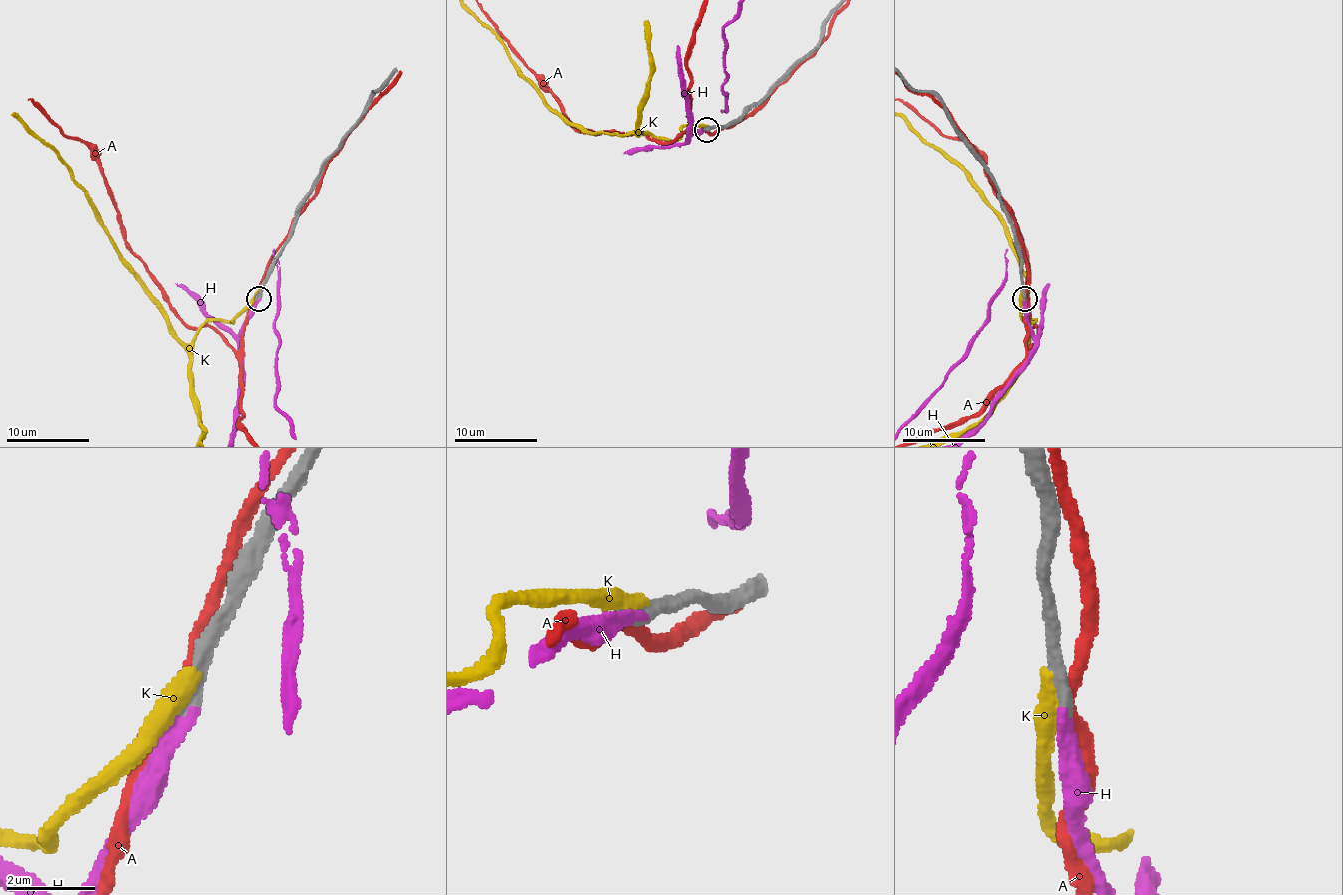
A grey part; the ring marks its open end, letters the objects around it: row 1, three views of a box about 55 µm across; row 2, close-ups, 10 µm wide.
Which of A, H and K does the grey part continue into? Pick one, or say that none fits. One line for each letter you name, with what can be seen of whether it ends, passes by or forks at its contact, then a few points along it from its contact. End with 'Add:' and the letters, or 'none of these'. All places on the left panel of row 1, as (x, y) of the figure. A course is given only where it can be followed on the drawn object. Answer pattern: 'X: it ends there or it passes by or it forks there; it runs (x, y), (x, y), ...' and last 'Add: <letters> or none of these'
H: it ends there
Add: H

